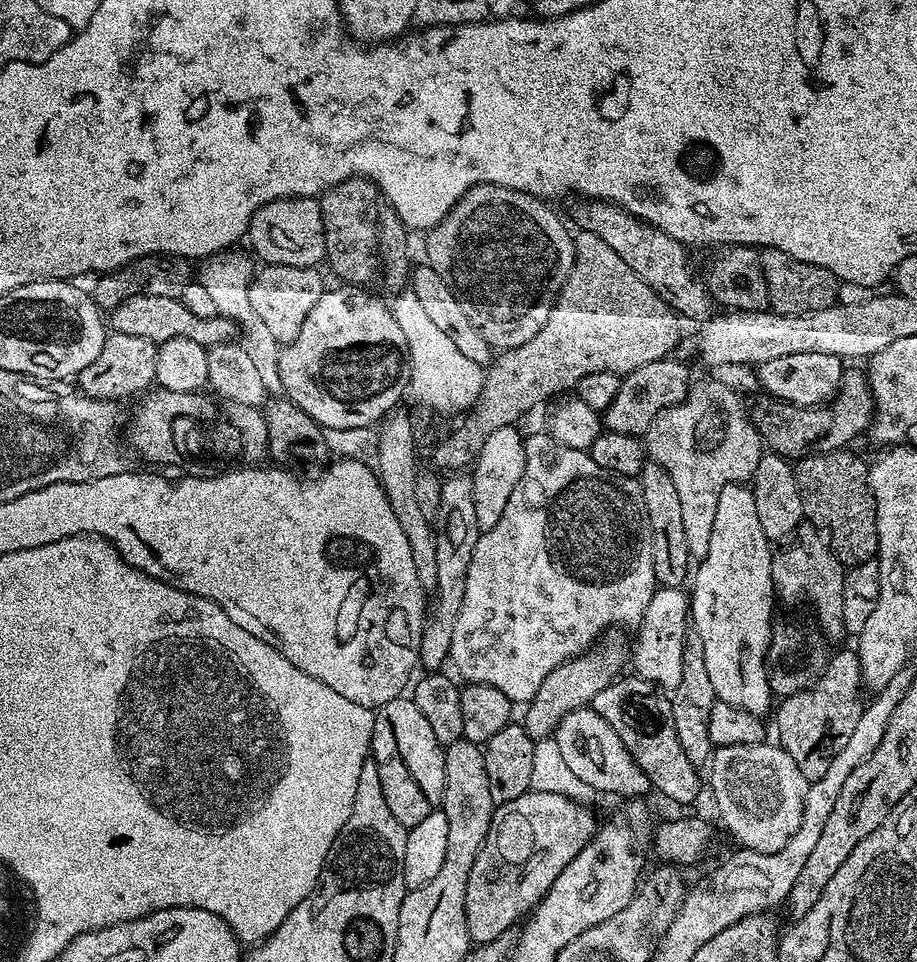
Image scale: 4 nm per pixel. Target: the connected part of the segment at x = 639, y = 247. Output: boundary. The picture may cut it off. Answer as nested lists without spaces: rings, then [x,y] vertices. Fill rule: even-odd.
[[[588,200],[586,206],[588,209],[579,227],[598,234],[598,238],[602,238],[602,242],[606,242],[606,246],[610,246],[610,250],[614,250],[614,254],[618,254],[618,258],[622,258],[622,262],[626,262],[626,266],[630,266],[630,270],[634,270],[634,274],[638,274],[638,278],[642,278],[642,282],[646,282],[646,286],[650,286],[650,290],[661,296],[685,321],[703,321],[713,311],[714,301],[707,283],[692,273],[688,265],[689,249],[685,245],[607,200]]]

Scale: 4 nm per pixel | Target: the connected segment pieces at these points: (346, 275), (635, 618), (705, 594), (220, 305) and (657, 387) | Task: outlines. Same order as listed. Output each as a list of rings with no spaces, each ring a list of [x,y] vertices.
[[[351,176],[319,197],[322,230],[326,238],[324,260],[332,267],[337,281],[368,286],[378,272],[377,209],[378,189],[365,176]]]
[[[540,430],[524,441],[526,466],[522,470],[522,478],[518,478],[518,486],[514,486],[514,494],[510,494],[510,502],[506,502],[506,510],[501,512],[498,524],[481,531],[478,542],[474,546],[474,554],[470,558],[470,566],[466,570],[466,594],[462,594],[462,610],[458,610],[458,618],[454,622],[452,635],[452,651],[450,664],[460,671],[459,679],[470,684],[494,686],[494,690],[502,690],[506,698],[514,702],[527,702],[538,694],[538,686],[542,686],[546,674],[562,662],[581,656],[589,651],[590,646],[607,628],[617,624],[620,628],[635,629],[646,614],[646,606],[650,606],[650,598],[658,587],[654,578],[654,558],[650,558],[650,534],[646,518],[646,502],[642,498],[640,481],[635,476],[619,476],[610,470],[602,470],[598,462],[582,449],[570,449],[560,445],[547,431]]]
[[[747,483],[728,484],[718,494],[718,506],[714,506],[714,528],[710,530],[710,550],[694,568],[690,580],[690,624],[702,638],[702,654],[706,654],[706,671],[714,685],[717,700],[730,702],[738,710],[746,710],[761,718],[774,708],[774,693],[770,669],[766,663],[768,643],[772,641],[772,554],[773,545],[758,522],[758,506],[754,506],[754,494]]]
[[[228,252],[217,253],[207,257],[197,269],[196,282],[208,291],[209,297],[213,299],[217,315],[230,318],[234,321],[240,331],[240,345],[246,350],[253,367],[260,375],[261,383],[265,393],[272,398],[284,396],[284,387],[278,373],[278,358],[280,357],[280,343],[270,333],[267,325],[260,322],[254,312],[254,306],[250,306],[249,286],[254,275],[253,261],[240,254]]]
[[[676,359],[646,362],[646,366],[638,366],[638,370],[623,377],[618,386],[618,394],[614,394],[614,402],[610,402],[608,409],[602,413],[603,427],[610,432],[643,437],[650,422],[654,422],[662,410],[685,400],[688,389],[694,383],[694,376],[688,373],[688,368],[682,361]]]

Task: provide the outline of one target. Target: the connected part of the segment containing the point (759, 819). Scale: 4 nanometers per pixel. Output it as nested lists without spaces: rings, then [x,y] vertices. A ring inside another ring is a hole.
[[[775,743],[743,744],[742,746],[722,746],[716,748],[710,757],[712,768],[712,796],[716,799],[716,812],[724,823],[724,828],[737,841],[739,847],[755,852],[777,852],[790,842],[798,830],[804,813],[804,803],[808,793],[809,780],[798,770],[794,758]]]

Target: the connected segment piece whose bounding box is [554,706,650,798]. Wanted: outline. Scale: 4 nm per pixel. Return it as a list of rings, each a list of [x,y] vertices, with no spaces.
[[[591,707],[579,708],[556,727],[554,739],[566,766],[574,773],[574,778],[582,778],[586,786],[590,786],[593,793],[613,792],[623,798],[644,798],[650,792],[650,785],[642,766],[634,762],[630,750],[622,746],[622,738],[614,734],[608,722]]]

